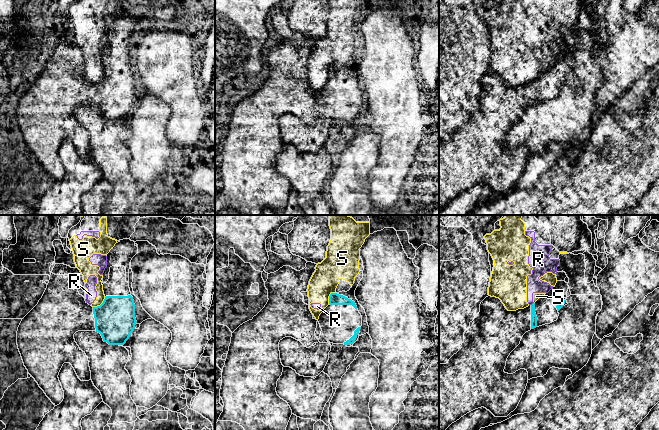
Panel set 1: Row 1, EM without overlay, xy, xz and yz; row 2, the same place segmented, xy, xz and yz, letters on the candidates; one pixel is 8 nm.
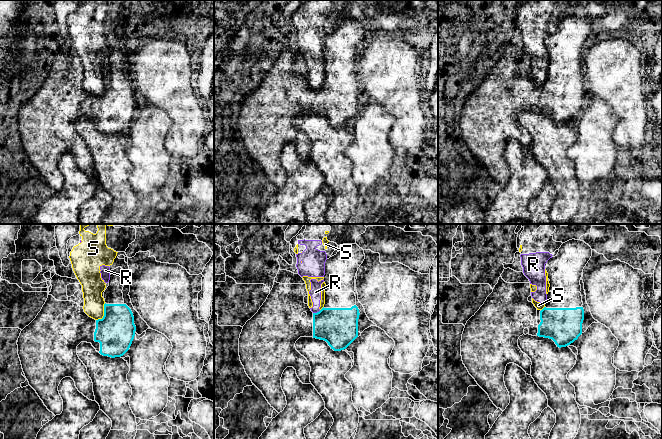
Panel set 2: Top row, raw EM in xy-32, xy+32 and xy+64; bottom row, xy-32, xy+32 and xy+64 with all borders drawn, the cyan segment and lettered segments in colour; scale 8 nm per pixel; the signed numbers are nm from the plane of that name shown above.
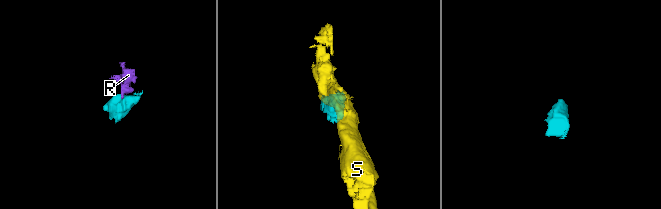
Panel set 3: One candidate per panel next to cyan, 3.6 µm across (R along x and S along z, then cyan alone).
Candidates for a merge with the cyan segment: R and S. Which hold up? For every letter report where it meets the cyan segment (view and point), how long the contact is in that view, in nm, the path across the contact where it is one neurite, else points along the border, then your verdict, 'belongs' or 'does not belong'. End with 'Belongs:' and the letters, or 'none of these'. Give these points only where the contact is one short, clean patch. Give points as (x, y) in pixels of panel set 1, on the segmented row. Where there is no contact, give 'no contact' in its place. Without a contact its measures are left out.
R: yz (532, 304) | 40 nm | along yz (533, 302), (531, 305) | does not belong
S: xy (101, 304) | 130 nm | along xy (105, 297), (99, 305), (93, 307) | does not belong
Belongs: none of these

